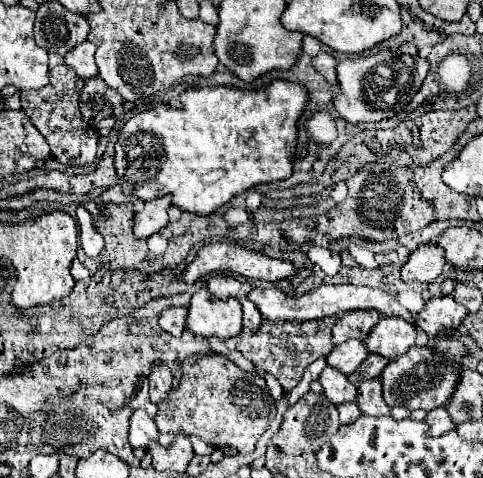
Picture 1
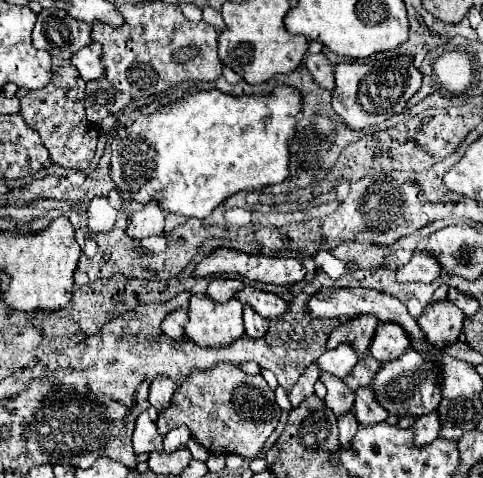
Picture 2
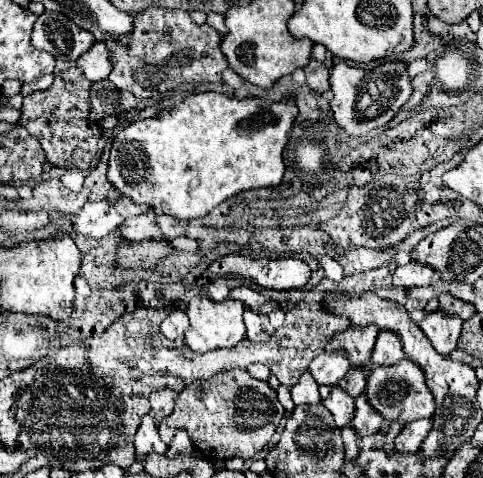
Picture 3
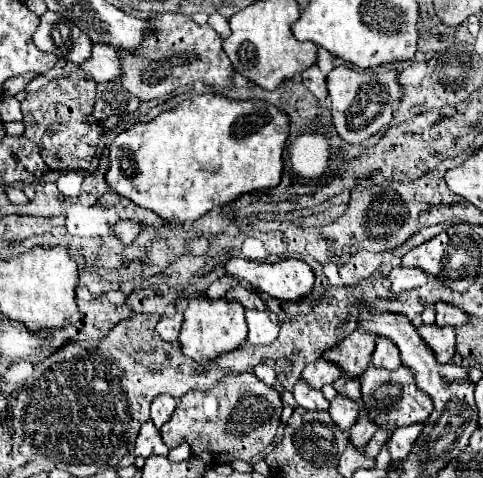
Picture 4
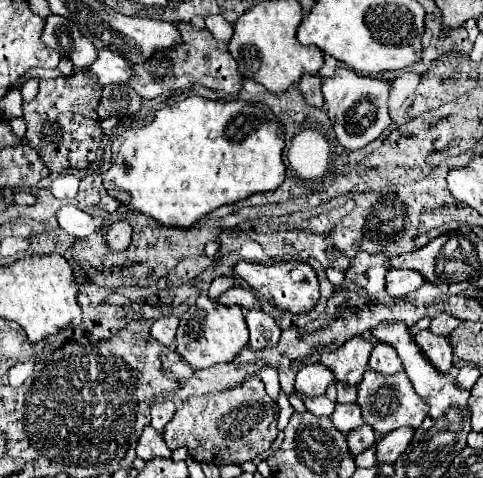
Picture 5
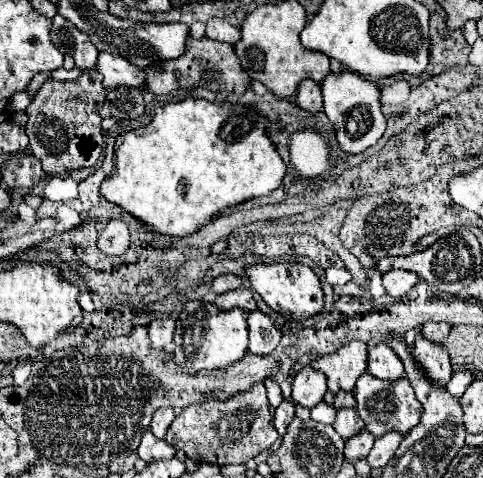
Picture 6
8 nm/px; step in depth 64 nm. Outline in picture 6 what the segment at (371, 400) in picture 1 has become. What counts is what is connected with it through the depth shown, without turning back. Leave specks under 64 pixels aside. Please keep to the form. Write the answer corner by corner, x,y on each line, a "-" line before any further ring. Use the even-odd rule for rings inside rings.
358,432
356,436
352,436
352,440
346,442
344,446
344,456
346,460
350,462
356,462
358,458
364,458
368,456
368,452
372,450
372,444
374,444
374,438
370,432

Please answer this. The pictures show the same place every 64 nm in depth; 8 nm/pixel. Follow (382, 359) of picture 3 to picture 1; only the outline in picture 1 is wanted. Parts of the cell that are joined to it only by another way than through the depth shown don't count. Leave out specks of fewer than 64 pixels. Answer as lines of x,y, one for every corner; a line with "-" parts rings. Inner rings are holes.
382,316
376,328
368,332
368,352
386,356
390,360
402,356
418,336
418,326
408,320
400,320
400,316

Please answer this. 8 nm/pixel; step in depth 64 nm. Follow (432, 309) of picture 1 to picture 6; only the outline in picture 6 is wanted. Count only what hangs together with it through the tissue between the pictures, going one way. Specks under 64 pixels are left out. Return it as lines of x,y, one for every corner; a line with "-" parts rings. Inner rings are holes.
418,334
412,354
420,362
420,366
424,368
430,380
434,380
436,384
448,384
448,380
452,378
452,366
450,366
450,356
444,346
434,344
426,340
422,334

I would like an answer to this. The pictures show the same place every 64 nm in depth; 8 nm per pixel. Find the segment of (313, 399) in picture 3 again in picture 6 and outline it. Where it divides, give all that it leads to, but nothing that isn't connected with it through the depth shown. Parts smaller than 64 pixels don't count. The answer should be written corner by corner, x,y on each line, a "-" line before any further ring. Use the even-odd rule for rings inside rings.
324,400
312,408
312,420
320,420
322,424
334,424
336,408
334,404
326,404

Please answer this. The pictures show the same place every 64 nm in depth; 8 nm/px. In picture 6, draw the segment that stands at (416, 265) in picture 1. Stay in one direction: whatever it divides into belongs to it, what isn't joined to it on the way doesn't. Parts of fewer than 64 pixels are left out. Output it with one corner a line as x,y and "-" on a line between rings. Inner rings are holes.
390,270
390,272
384,274
384,288
390,290
390,296
394,296
394,298
406,296
418,282
420,280
418,280
418,276
414,272

